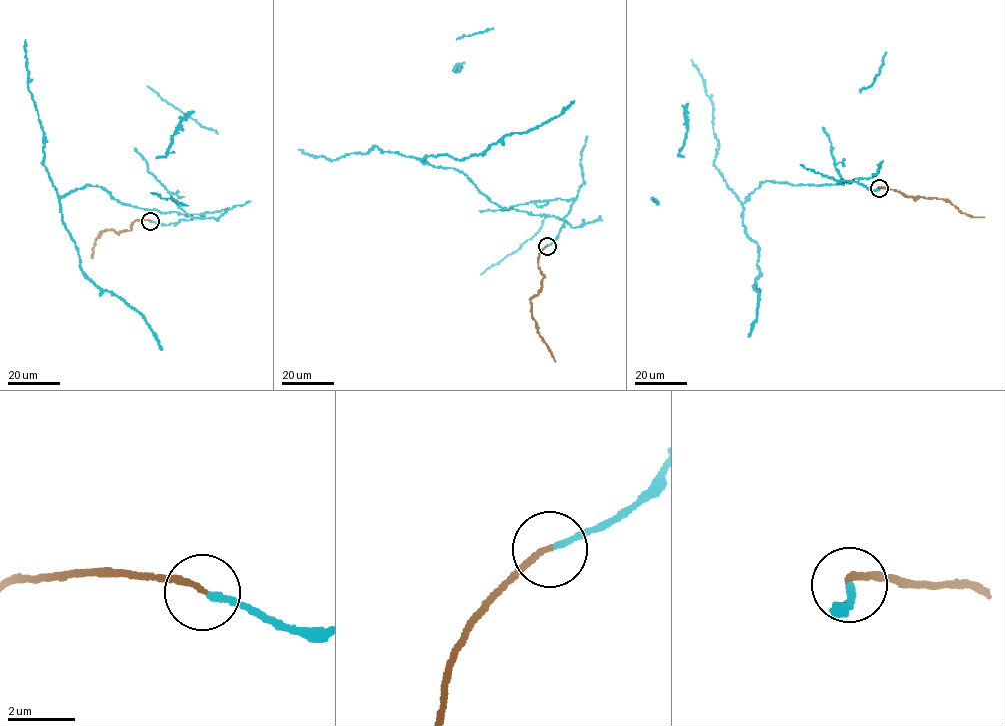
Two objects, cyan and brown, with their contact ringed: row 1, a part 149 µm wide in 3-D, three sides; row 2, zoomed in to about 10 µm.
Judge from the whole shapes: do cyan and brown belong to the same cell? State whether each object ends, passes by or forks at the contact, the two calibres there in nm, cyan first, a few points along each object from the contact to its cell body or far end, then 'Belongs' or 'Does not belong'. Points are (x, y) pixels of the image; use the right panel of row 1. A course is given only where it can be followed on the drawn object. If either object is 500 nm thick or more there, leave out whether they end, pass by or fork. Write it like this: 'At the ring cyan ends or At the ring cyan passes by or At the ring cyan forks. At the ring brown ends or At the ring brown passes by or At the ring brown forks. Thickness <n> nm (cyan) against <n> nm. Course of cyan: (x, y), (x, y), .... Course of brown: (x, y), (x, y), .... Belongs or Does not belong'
At the ring cyan ends. At the ring brown ends. Thickness 180 nm (cyan) against 170 nm. Course of cyan: (879, 188), (862, 179), (767, 180), (749, 194), (742, 219), (760, 273), (748, 337). Course of brown: (878, 188), (894, 189), (916, 199), (946, 199), (960, 211), (983, 217). Does not belong

